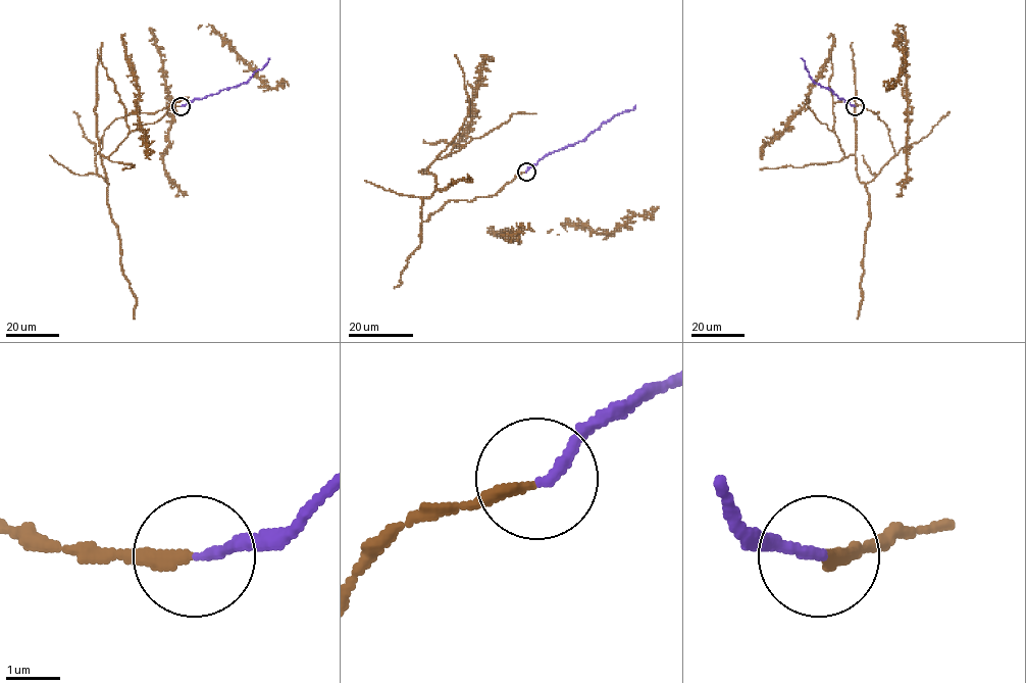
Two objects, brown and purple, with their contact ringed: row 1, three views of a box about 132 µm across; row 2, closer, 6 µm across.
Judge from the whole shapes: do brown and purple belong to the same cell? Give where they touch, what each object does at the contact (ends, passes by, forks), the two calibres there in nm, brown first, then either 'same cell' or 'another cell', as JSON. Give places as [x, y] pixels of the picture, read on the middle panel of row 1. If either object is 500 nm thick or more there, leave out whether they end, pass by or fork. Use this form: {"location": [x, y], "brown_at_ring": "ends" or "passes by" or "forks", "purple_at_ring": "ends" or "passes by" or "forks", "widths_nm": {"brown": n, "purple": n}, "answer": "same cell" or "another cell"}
{"location": [526, 172], "brown_at_ring": "ends", "purple_at_ring": "ends", "widths_nm": {"brown": 220, "purple": 200}, "answer": "same cell"}

